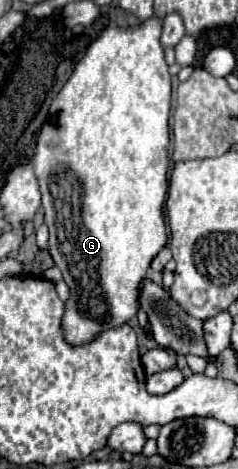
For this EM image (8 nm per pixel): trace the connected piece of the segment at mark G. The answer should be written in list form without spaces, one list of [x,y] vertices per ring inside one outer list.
[[[151,17],[137,29],[121,29],[121,27],[105,27],[101,35],[89,45],[85,57],[77,63],[73,75],[63,85],[59,95],[53,99],[49,107],[49,117],[45,125],[41,127],[37,149],[33,157],[33,169],[41,185],[43,195],[43,211],[45,211],[45,223],[49,227],[49,253],[55,261],[55,265],[61,269],[65,283],[69,285],[69,301],[65,303],[65,313],[61,319],[61,327],[65,333],[65,341],[69,345],[85,345],[93,341],[99,333],[105,329],[119,327],[133,319],[139,311],[139,295],[141,295],[141,283],[147,275],[147,269],[153,261],[153,257],[167,245],[167,225],[165,225],[165,197],[167,197],[167,167],[169,167],[169,103],[171,103],[171,75],[169,67],[163,57],[163,47],[159,43],[161,37],[163,19]]]

